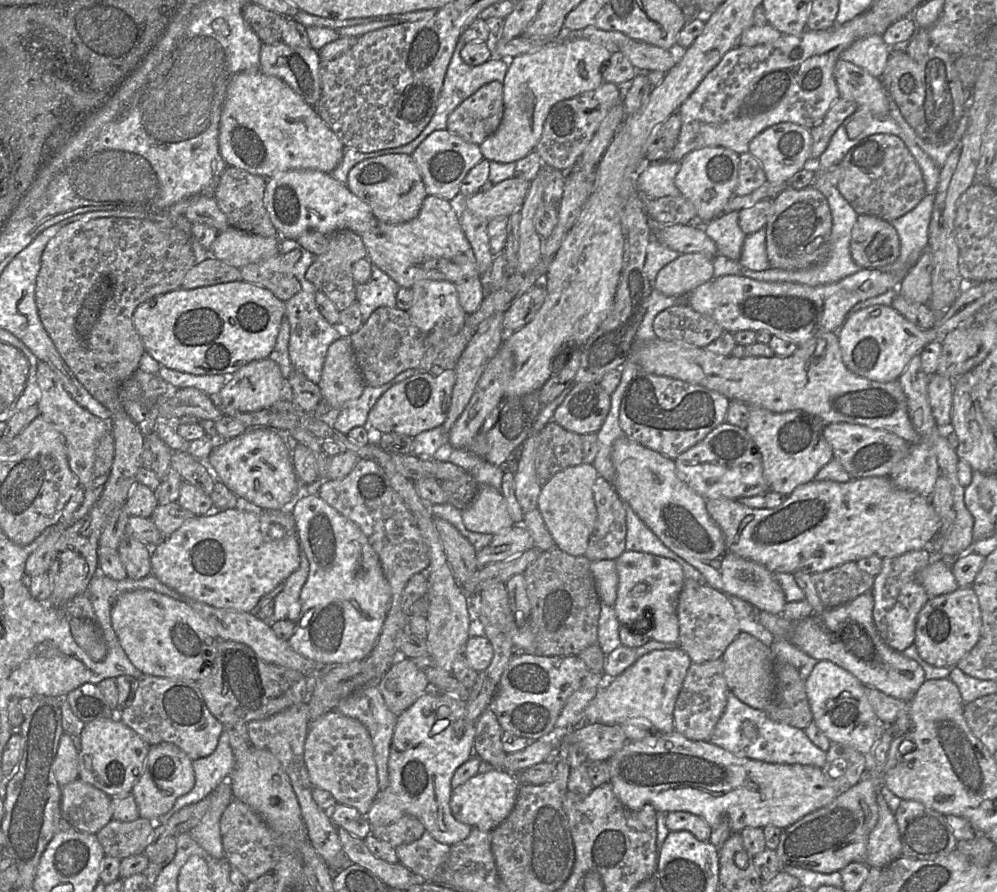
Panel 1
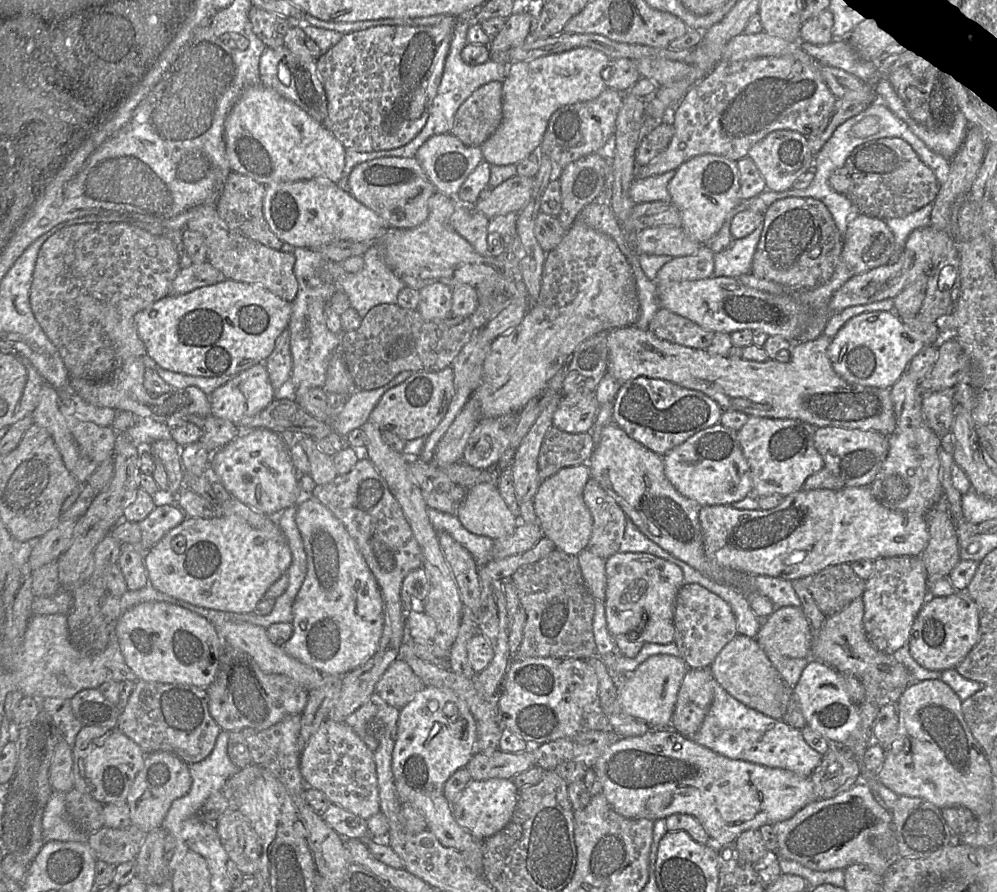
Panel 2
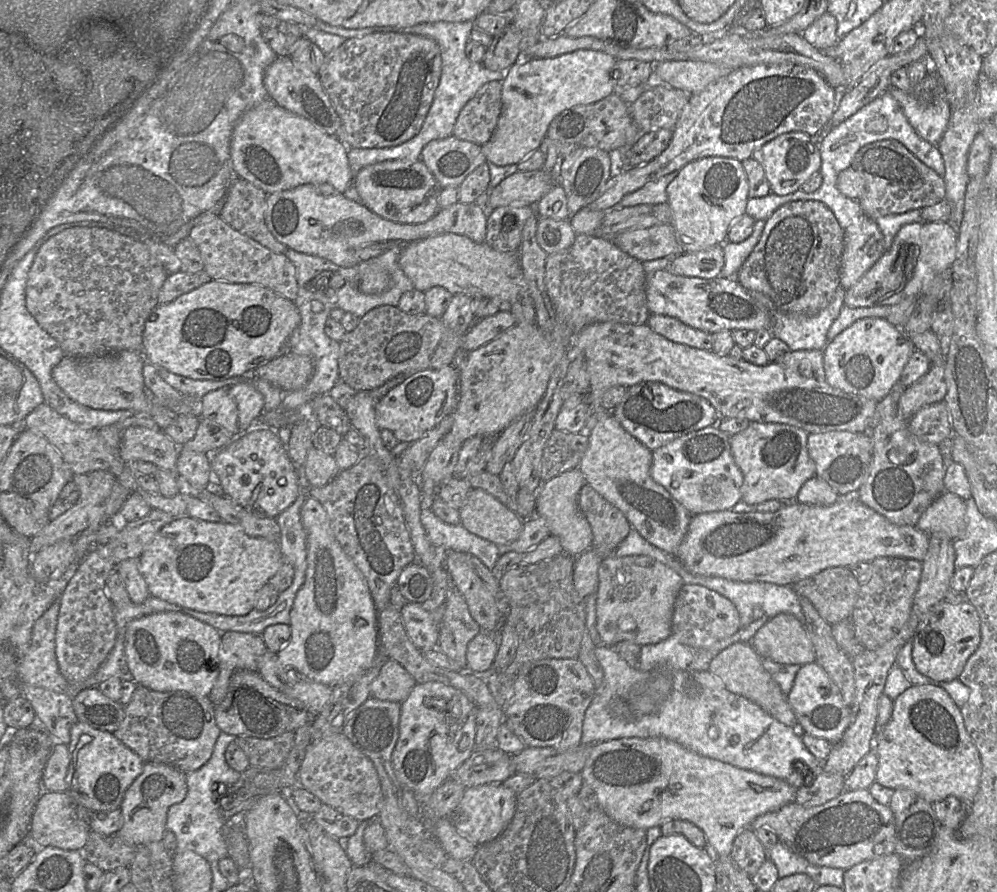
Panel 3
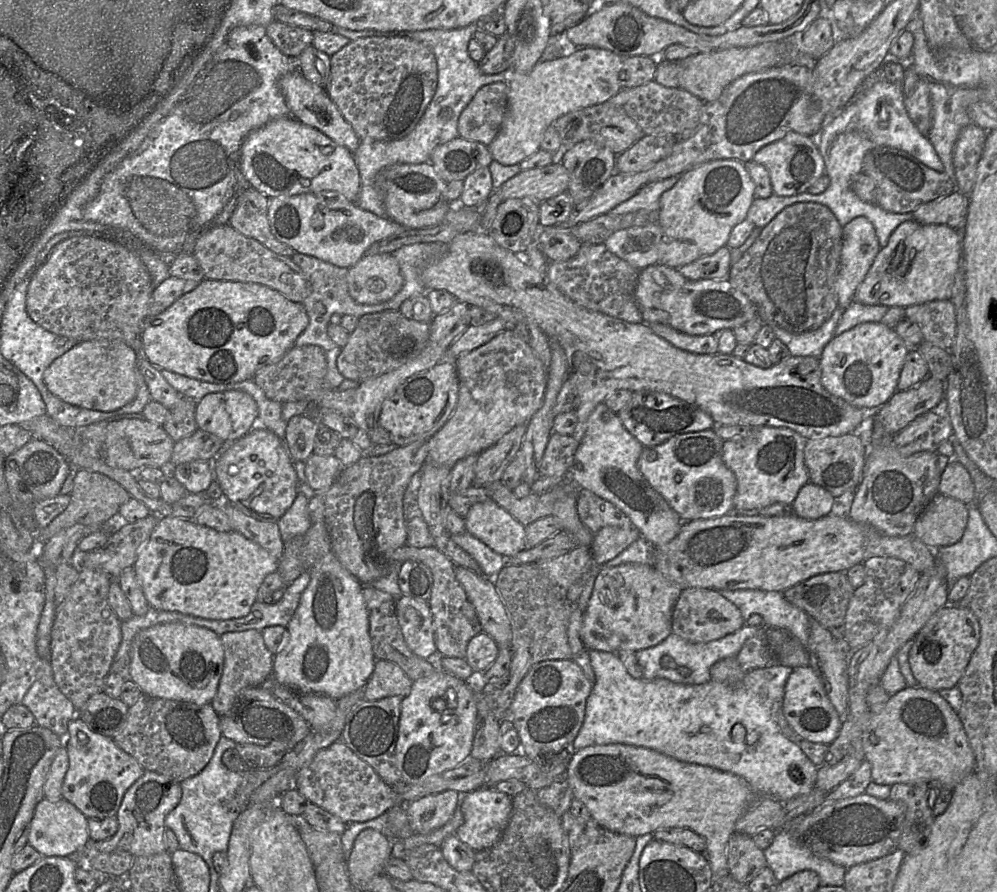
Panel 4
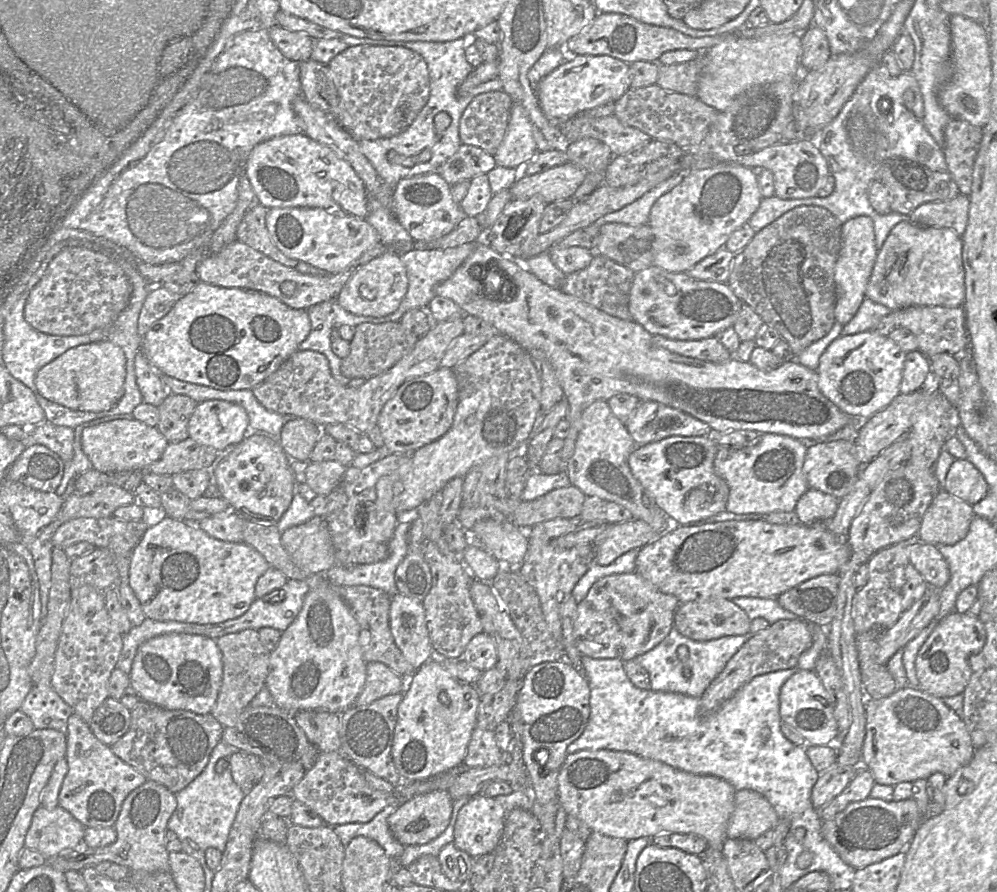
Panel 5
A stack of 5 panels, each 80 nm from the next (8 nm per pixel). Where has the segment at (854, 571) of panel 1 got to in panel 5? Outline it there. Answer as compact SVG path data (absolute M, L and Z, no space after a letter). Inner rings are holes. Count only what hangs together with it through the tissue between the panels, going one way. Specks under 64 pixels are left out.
M838 574L817 576L780 594L777 602L799 619L826 628L836 614L839 581Z

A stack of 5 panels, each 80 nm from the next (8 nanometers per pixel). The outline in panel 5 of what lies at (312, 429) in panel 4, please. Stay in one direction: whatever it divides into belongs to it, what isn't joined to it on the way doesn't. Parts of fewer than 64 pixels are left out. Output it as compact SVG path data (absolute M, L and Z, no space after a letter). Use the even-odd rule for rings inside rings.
M288 419L281 430L279 443L290 460L309 461L323 432L323 427L306 419Z

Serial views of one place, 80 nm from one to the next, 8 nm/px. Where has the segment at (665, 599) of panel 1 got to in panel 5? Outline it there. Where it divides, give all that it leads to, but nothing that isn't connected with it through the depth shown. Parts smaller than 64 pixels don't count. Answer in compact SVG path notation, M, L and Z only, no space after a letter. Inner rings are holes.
M636 571L603 577L577 604L573 631L576 647L582 655L595 659L635 659L668 636L679 605L674 595L661 592Z

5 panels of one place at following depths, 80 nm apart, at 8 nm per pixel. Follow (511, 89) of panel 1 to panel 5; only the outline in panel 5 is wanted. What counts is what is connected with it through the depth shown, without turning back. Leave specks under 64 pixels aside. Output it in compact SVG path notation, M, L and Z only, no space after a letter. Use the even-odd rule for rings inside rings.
M569 55L568 60L535 86L544 115L562 121L585 110L615 103L630 89L630 65L607 55ZM513 103L505 136L493 156L496 164L507 168L522 168L537 152L530 119L520 104Z

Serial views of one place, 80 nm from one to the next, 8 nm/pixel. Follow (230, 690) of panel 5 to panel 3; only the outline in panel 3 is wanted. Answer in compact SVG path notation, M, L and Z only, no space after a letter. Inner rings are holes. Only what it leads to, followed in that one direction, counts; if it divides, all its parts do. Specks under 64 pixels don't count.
M228 631L222 632L221 637L219 674L208 696L214 706L223 700L235 672L259 672L259 658L268 650L259 634Z

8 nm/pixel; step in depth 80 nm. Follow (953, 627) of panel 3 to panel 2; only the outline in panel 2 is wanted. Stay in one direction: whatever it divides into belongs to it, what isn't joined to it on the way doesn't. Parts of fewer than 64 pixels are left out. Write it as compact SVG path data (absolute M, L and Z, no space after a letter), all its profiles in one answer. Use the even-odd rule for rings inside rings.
M966 592L948 597L929 597L913 624L910 655L923 668L943 672L954 669L980 639L978 609Z

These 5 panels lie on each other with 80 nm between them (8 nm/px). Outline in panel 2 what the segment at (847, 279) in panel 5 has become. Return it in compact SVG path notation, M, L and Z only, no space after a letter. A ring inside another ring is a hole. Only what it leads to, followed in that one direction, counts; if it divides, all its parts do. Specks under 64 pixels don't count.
M858 214L848 225L841 259L853 275L888 264L897 257L894 235L884 220Z

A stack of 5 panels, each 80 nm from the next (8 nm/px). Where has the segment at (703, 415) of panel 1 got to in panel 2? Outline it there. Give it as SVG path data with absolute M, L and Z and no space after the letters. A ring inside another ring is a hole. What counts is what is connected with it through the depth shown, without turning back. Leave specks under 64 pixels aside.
M640 376L620 384L614 400L614 423L632 439L660 456L695 433L719 423L724 412L717 402L704 393L666 380Z

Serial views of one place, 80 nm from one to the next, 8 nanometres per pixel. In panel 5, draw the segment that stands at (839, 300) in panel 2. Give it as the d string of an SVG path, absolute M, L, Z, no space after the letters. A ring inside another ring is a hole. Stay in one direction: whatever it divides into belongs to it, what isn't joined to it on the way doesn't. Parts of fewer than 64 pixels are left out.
M904 221L889 233L878 251L865 297L882 304L891 311L912 306L962 307L965 301L964 268L962 264L962 236L948 228L925 227Z

